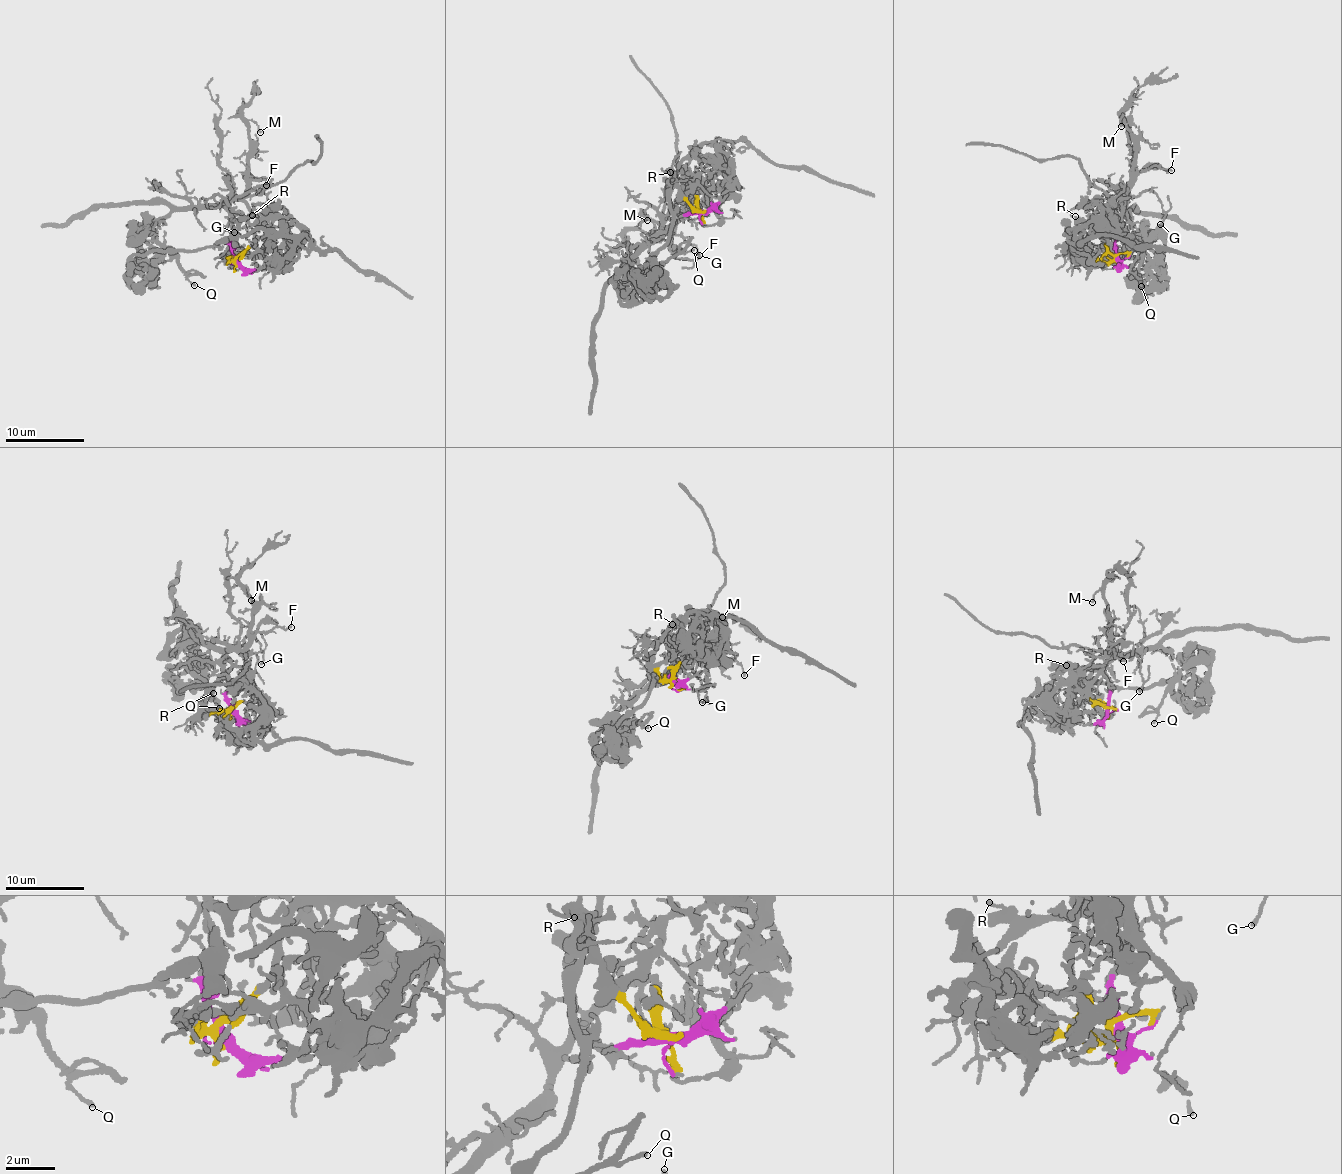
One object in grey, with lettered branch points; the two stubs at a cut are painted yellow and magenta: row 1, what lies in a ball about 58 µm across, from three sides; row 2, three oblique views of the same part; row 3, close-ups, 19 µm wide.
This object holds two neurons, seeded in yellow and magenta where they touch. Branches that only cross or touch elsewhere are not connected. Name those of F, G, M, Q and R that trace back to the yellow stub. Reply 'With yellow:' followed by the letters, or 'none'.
With yellow: Q

